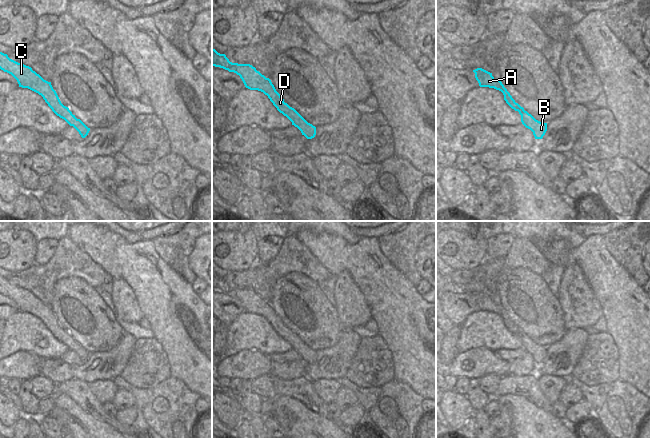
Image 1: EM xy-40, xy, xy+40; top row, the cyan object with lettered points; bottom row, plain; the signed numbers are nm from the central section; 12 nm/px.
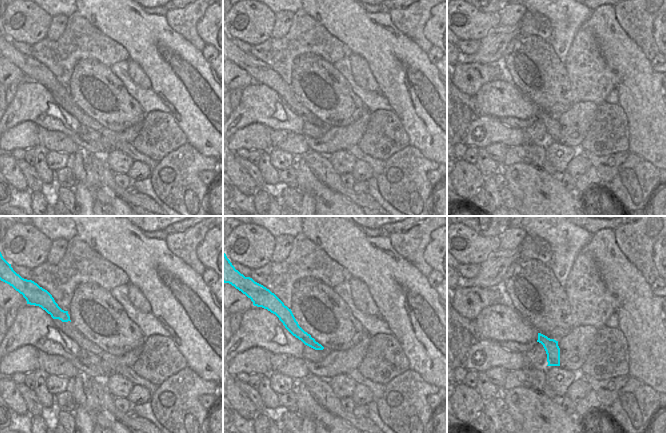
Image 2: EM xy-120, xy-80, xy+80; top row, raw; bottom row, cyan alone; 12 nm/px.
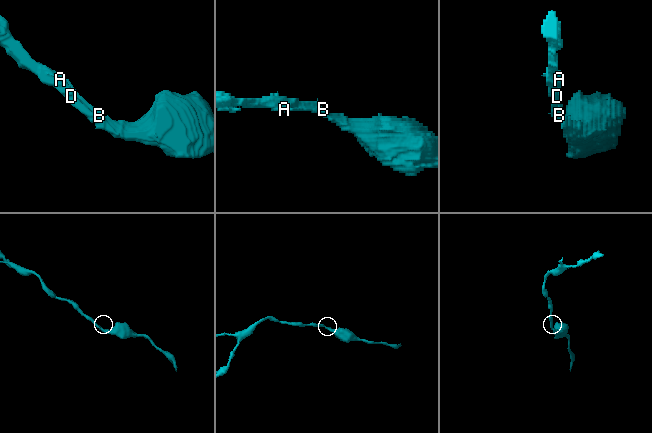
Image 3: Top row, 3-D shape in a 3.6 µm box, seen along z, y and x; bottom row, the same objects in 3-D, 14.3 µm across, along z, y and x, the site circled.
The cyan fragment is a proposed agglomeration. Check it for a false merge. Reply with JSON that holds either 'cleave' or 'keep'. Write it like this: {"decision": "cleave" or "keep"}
{"decision": "keep"}

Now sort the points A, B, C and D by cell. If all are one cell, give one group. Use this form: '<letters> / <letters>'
A B C D

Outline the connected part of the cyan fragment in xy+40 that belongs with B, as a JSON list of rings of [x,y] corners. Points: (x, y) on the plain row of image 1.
[[[477,292],[473,294],[473,296],[475,297],[475,302],[478,305],[480,311],[494,312],[503,317],[506,327],[512,333],[519,336],[521,339],[522,348],[533,356],[535,363],[543,362],[547,355],[547,347],[536,344],[531,338],[525,335],[523,331],[516,327],[502,306],[500,304],[495,304],[492,300],[492,297],[482,292]]]

